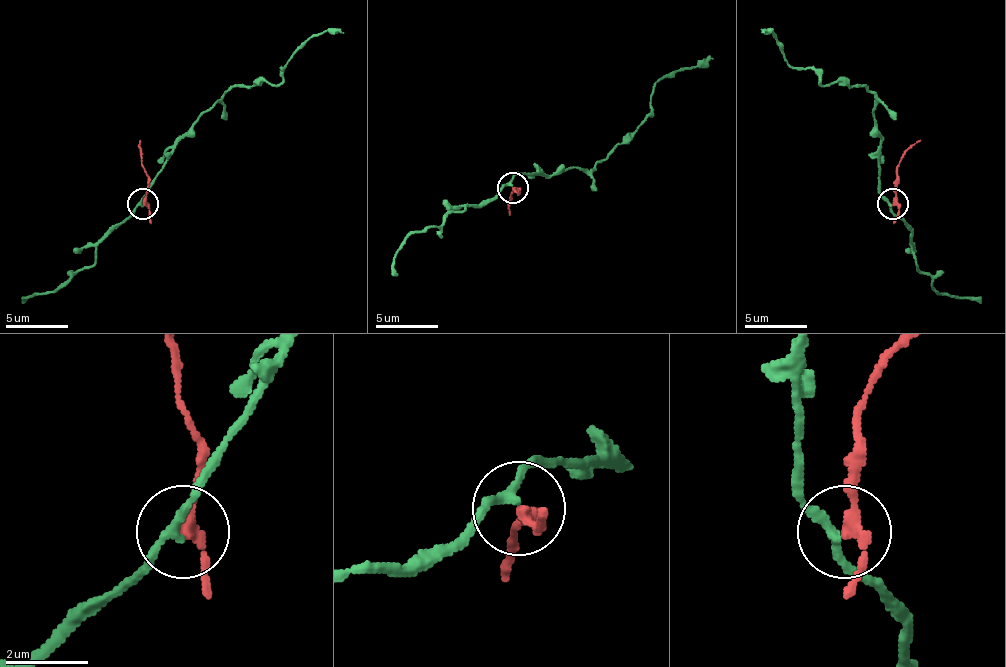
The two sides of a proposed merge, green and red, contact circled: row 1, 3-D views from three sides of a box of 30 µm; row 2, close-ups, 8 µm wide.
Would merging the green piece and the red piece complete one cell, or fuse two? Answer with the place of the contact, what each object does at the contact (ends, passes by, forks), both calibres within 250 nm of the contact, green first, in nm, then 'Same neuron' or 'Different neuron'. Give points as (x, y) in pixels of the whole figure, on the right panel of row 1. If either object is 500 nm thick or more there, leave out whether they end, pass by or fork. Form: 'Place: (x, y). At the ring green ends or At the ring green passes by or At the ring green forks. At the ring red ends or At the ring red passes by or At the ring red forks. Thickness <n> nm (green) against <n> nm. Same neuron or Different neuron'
Place: (893, 204). At the ring green passes by. At the ring red passes by. Thickness 190 nm (green) against 240 nm. Different neuron

